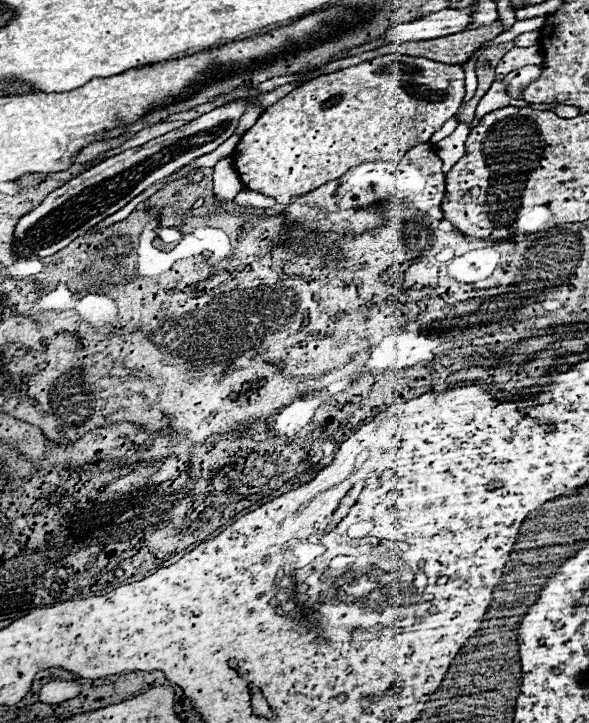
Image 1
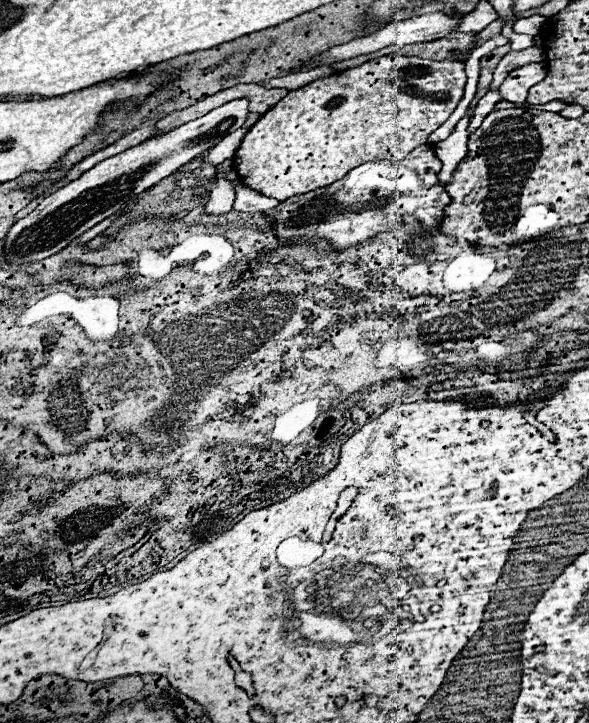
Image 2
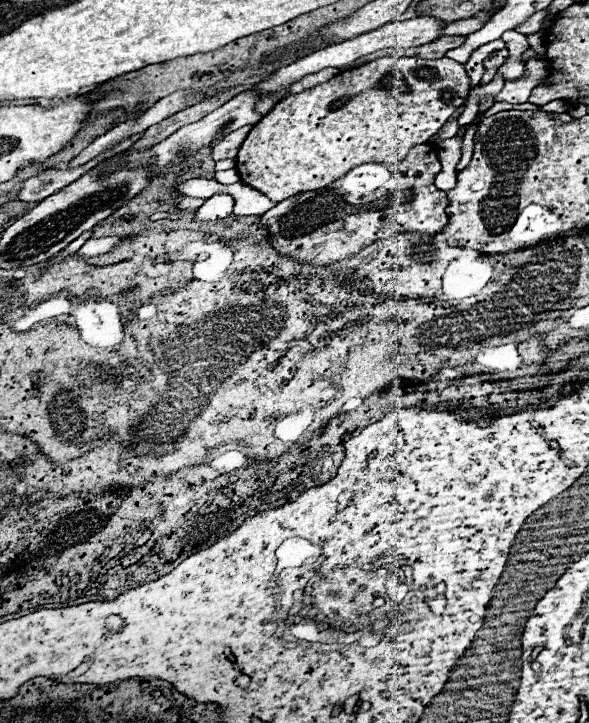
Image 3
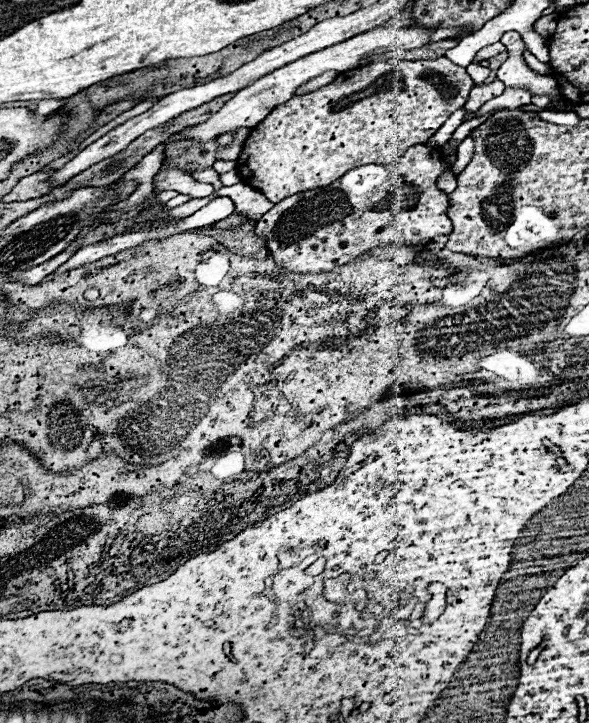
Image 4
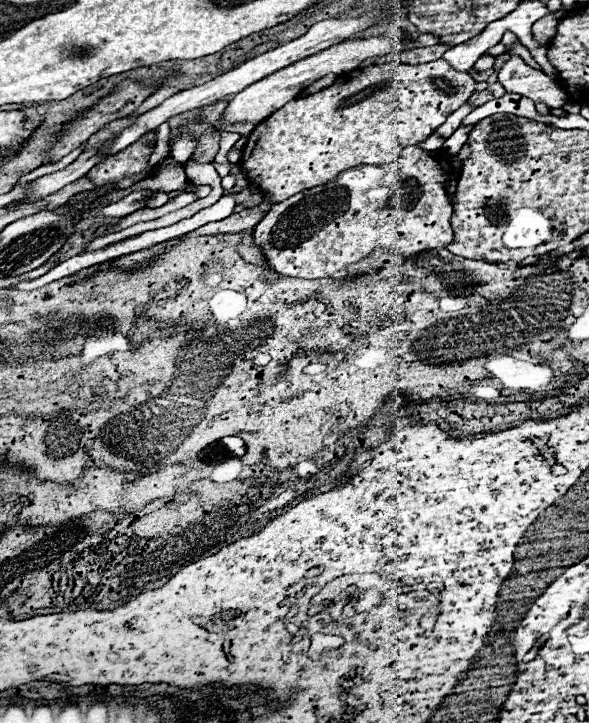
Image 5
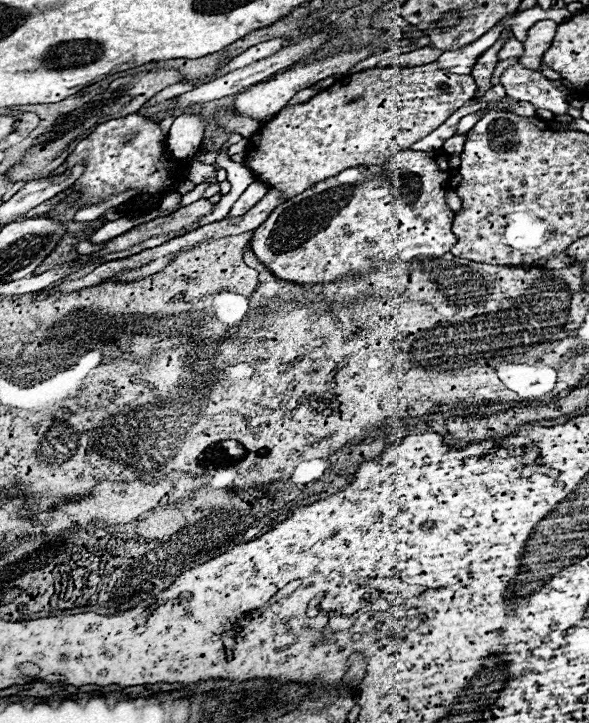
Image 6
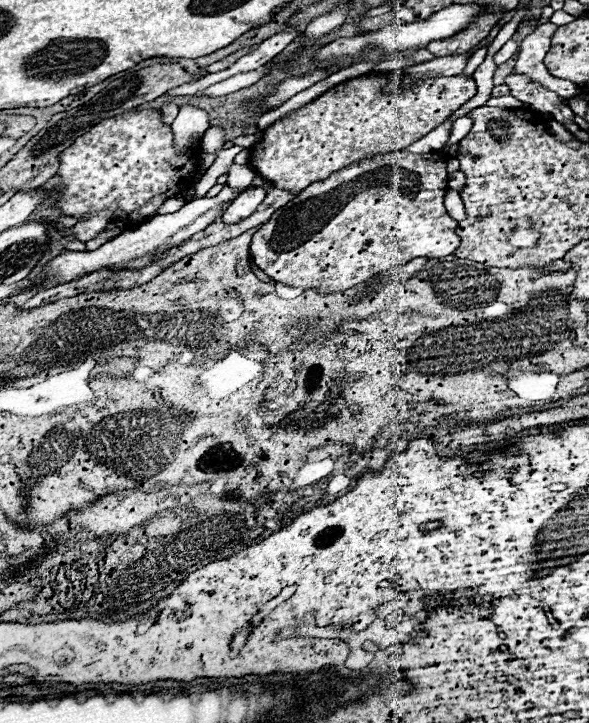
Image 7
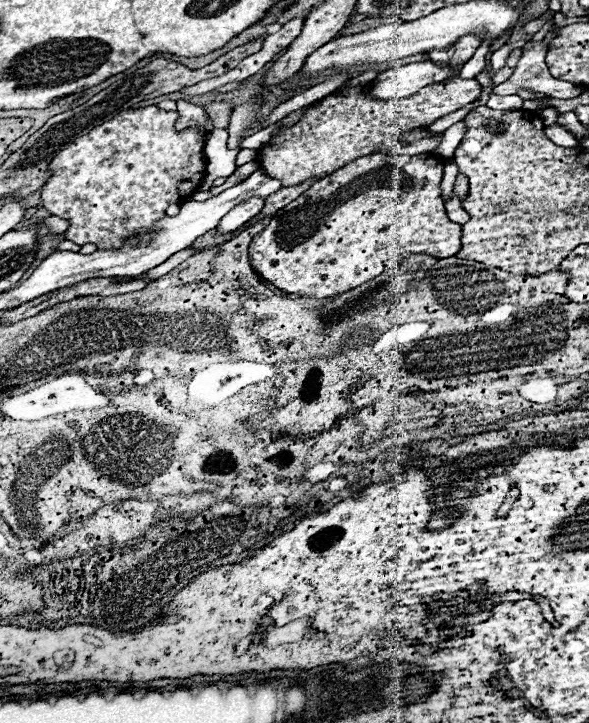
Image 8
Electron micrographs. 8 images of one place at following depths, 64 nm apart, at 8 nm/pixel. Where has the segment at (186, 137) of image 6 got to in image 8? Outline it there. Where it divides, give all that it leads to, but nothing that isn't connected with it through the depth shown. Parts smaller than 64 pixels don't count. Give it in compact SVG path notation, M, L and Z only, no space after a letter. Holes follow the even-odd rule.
M178 100L176 106L178 106L178 114L180 114L180 118L176 122L178 130L184 130L188 126L200 126L200 124L204 124L208 120L206 112L196 104L190 104L186 100Z

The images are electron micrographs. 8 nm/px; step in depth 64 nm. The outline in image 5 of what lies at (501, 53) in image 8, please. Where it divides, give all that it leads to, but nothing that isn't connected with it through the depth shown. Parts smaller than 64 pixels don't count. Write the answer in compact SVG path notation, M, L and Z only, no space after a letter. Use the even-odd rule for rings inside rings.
M516 44L512 48L507 48L506 53L510 55L517 55L521 57L528 65L537 70L541 70L540 66L536 63L529 50L521 44Z

